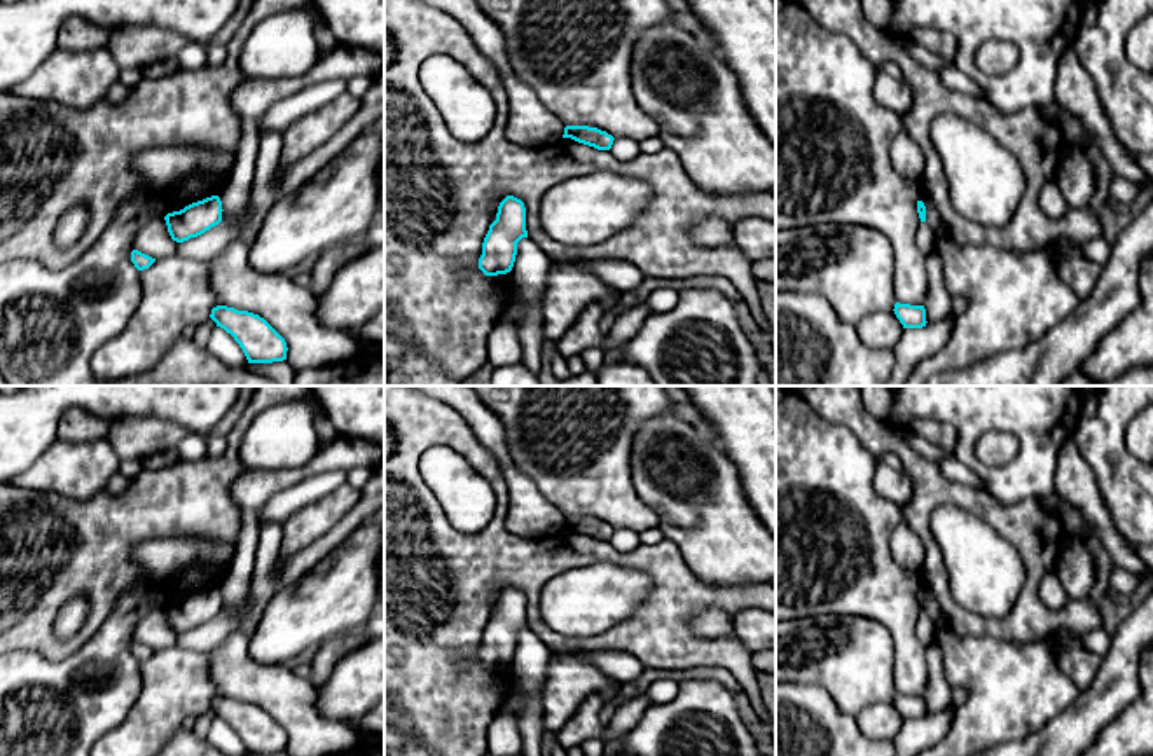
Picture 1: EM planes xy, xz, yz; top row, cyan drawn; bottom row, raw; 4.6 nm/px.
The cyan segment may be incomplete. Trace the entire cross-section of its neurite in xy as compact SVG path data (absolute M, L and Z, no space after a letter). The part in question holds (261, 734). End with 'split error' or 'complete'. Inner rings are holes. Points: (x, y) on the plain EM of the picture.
M227 697L211 700L210 709L217 718L234 728L248 754L273 754L287 751L285 730L259 705Z; complete

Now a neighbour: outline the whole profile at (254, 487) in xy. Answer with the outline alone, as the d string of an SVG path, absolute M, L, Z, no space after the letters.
M337 436L300 468L245 471L231 487L231 496L243 512L243 526L234 559L218 583L222 609L238 608L250 588L259 540L259 513L274 494L330 470L346 473L358 466L374 470L383 463L383 457L384 447L370 440Z

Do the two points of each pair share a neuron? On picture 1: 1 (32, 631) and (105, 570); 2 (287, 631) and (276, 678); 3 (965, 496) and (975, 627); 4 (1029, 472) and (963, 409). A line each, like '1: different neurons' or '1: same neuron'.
1: same neuron
2: different neurons
3: same neuron
4: same neuron

